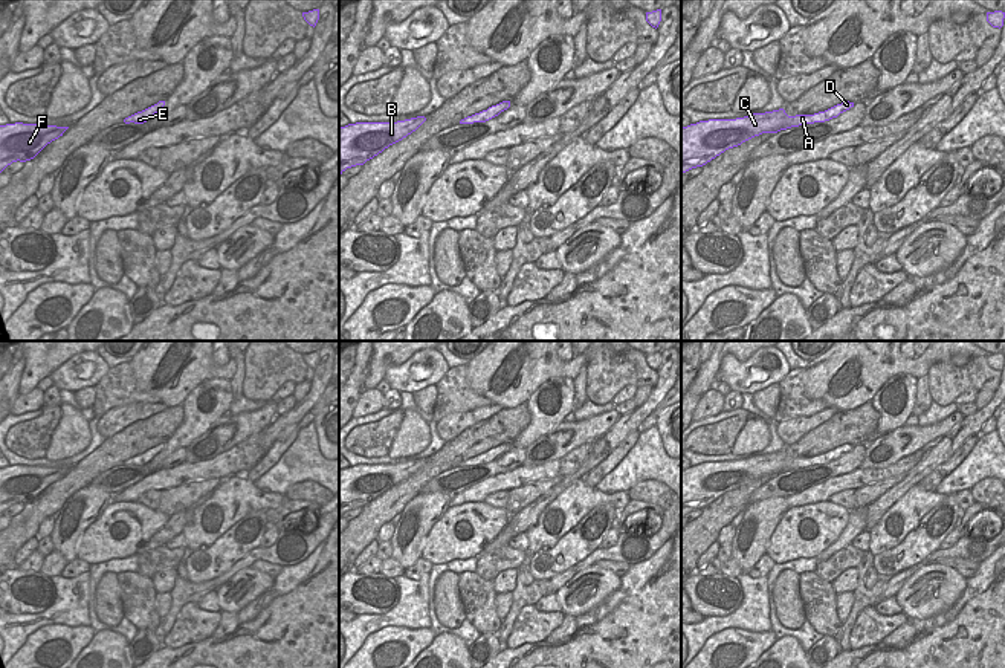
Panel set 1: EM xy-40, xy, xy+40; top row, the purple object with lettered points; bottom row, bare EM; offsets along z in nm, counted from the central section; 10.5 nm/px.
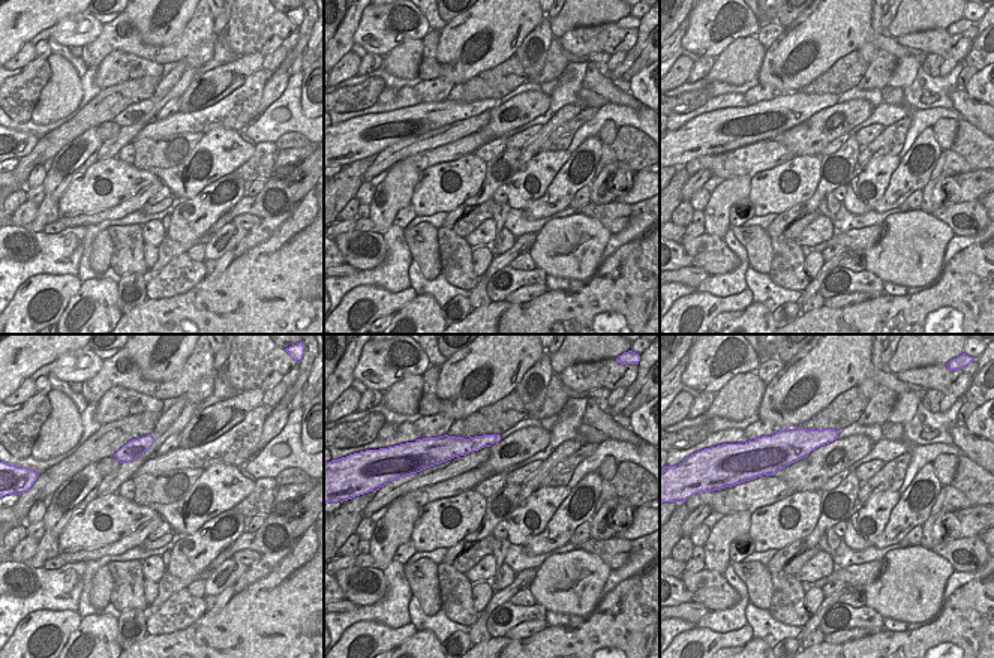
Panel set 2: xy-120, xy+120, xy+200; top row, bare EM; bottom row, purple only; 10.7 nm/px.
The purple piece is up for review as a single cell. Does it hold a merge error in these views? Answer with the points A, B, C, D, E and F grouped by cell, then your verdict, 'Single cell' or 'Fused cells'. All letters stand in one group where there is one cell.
Groups: A B C D E F. Single cell

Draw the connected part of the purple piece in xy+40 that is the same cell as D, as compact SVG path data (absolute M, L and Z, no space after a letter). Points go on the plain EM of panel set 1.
M845 443L814 457L788 459L784 451L736 462L709 462L681 471L681 515L703 509L729 491L762 475L825 465L854 449Z

